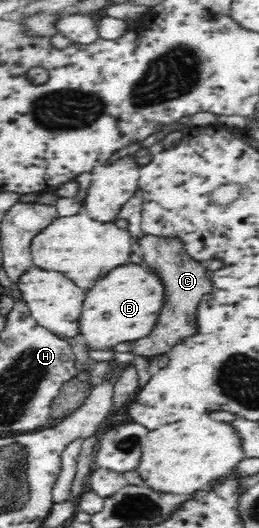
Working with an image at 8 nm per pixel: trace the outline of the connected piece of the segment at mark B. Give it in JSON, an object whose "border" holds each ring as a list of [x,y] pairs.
{"border":[[[130,262],[112,269],[92,289],[87,290],[80,315],[80,333],[90,349],[115,349],[150,335],[164,307],[166,289],[162,279],[145,264]]]}

